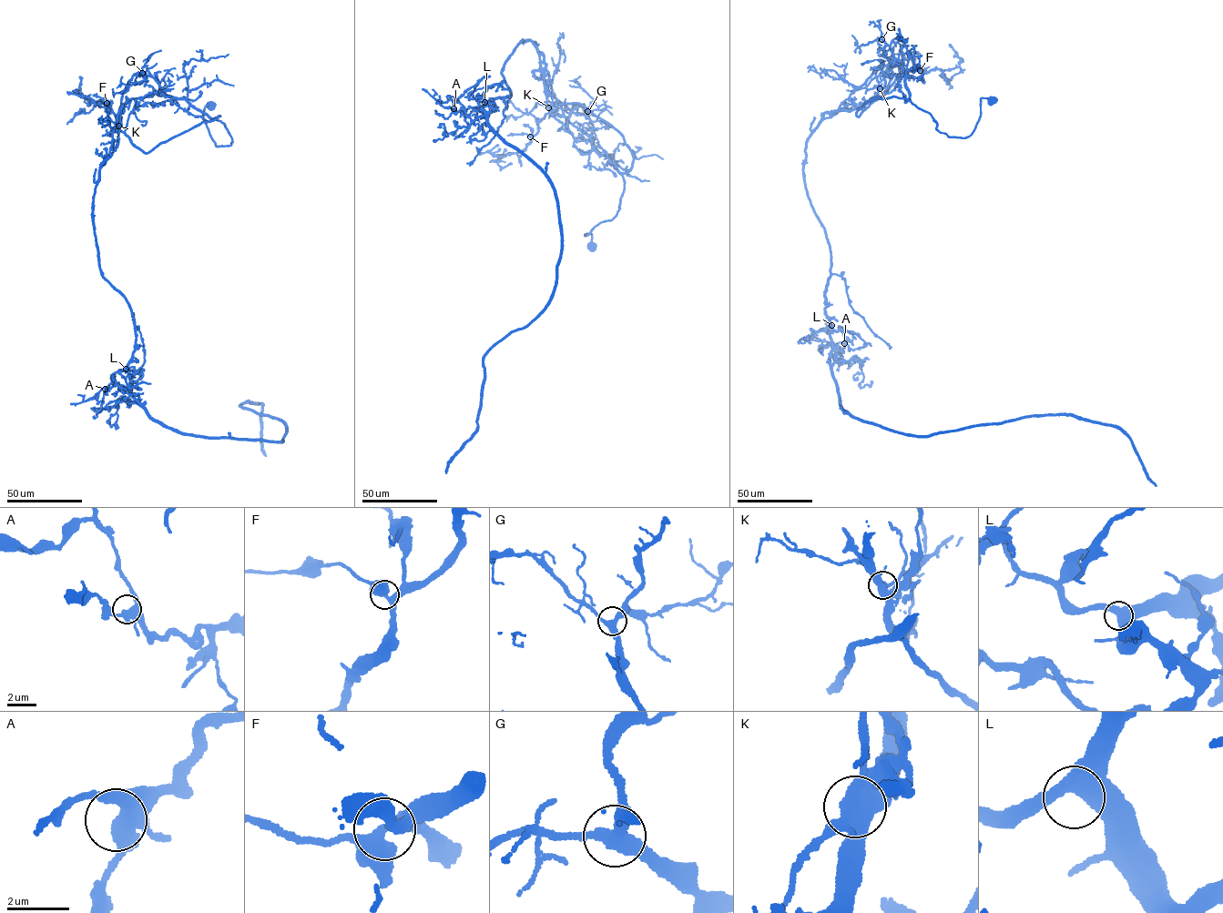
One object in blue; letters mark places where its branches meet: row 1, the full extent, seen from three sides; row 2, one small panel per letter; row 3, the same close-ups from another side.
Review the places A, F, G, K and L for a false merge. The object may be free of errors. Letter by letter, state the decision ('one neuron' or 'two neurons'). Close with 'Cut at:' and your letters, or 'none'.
A: one neuron
F: one neuron
G: one neuron
K: two neurons
L: one neuron
Cut at: K

